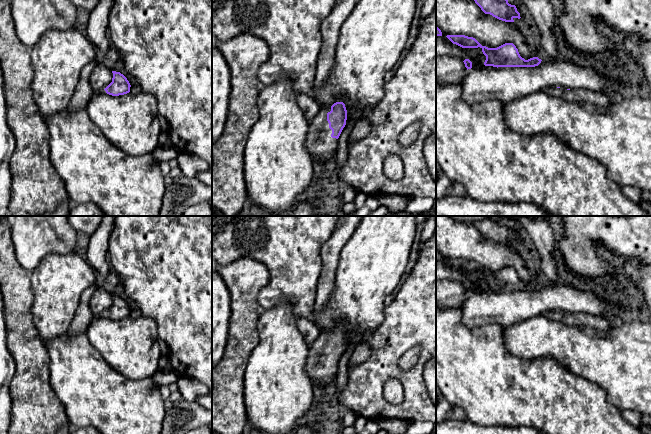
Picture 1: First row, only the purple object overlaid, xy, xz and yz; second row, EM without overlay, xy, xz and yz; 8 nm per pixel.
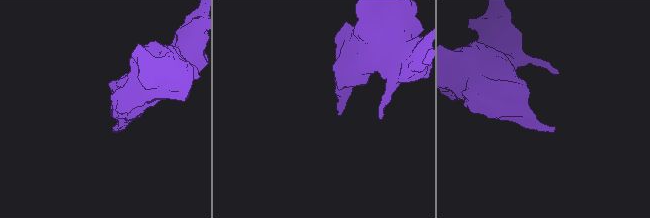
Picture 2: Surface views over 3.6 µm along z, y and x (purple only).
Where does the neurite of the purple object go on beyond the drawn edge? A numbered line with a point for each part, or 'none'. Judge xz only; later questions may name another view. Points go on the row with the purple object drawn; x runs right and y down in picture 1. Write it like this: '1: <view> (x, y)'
1: xz (321, 146)

